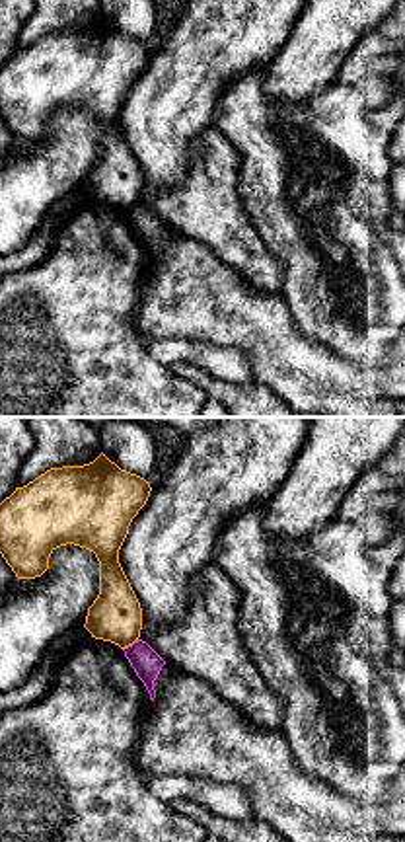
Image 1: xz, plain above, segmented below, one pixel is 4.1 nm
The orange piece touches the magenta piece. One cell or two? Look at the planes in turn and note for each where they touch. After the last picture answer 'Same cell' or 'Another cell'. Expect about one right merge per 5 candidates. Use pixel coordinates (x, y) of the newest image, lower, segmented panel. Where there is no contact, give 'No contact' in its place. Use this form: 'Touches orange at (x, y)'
Touches orange at (131, 644)

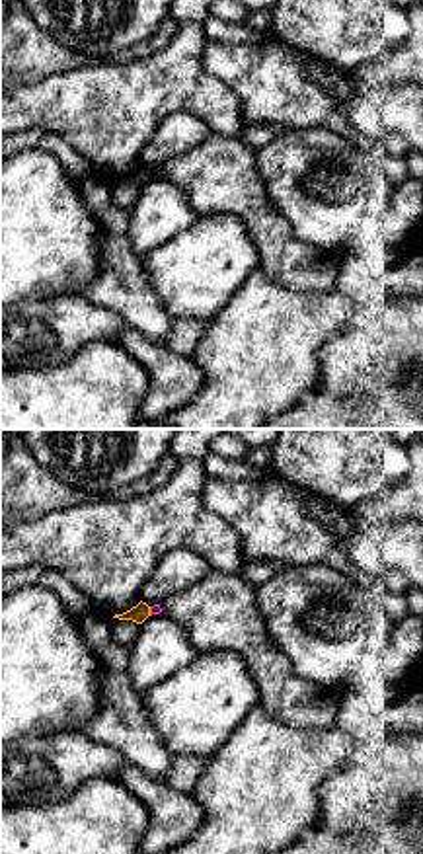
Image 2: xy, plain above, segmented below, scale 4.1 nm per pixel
Touches orange at (149, 611)

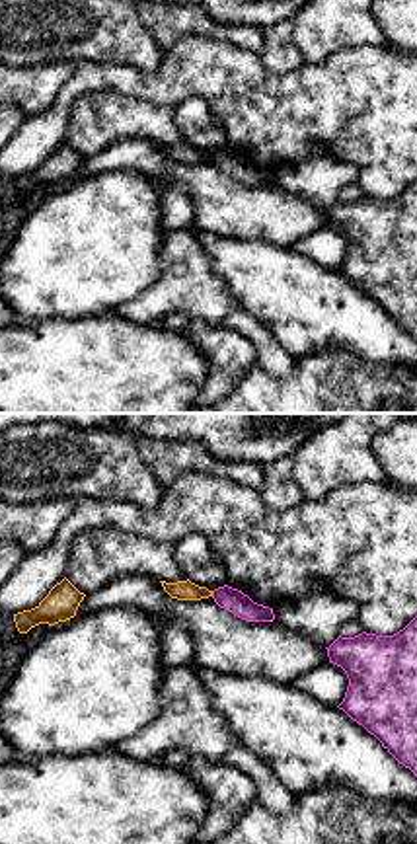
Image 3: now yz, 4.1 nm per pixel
Touches orange at (211, 593)

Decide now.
Another cell

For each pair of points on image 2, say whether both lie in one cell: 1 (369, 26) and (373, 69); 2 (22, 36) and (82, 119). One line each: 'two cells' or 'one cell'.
1: two cells
2: two cells

